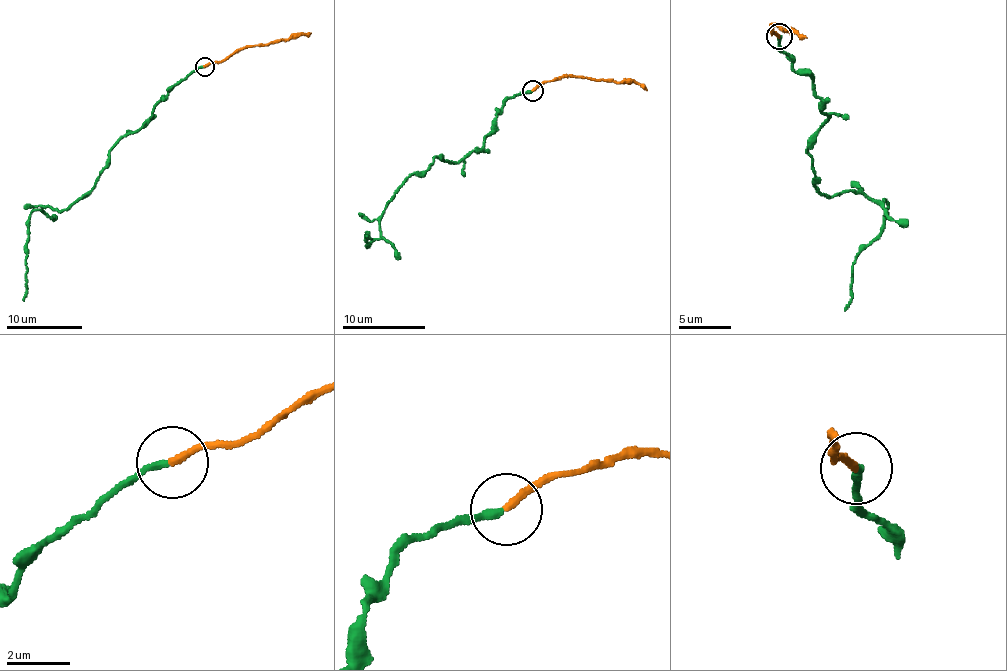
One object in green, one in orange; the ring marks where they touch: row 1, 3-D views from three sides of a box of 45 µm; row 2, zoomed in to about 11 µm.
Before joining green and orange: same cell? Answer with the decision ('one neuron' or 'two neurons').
two neurons

